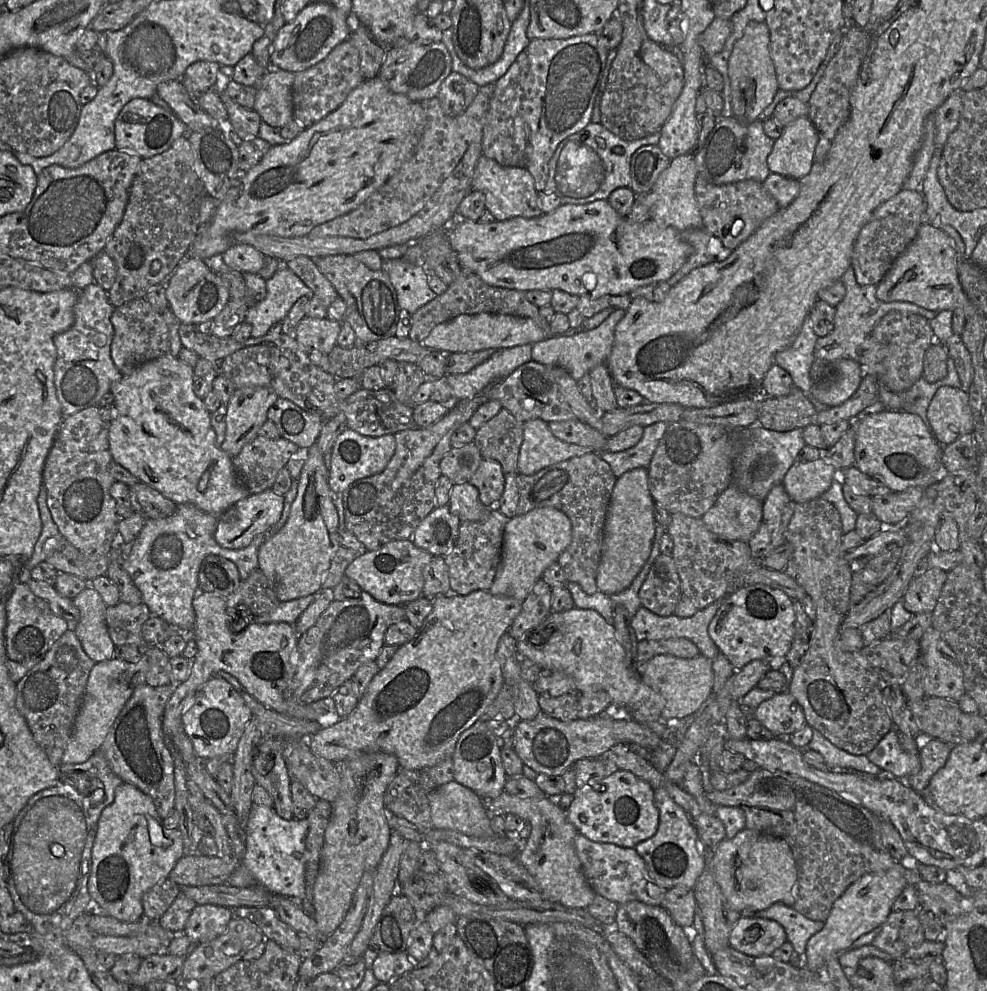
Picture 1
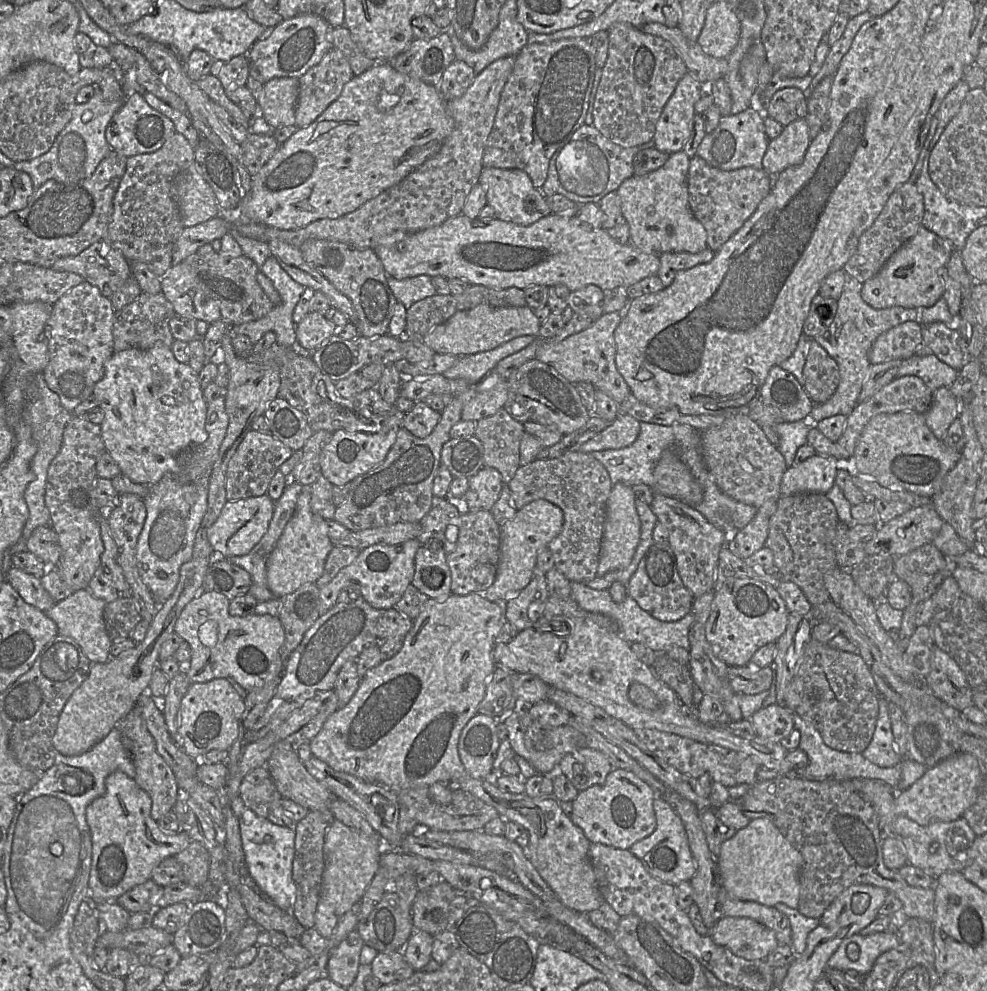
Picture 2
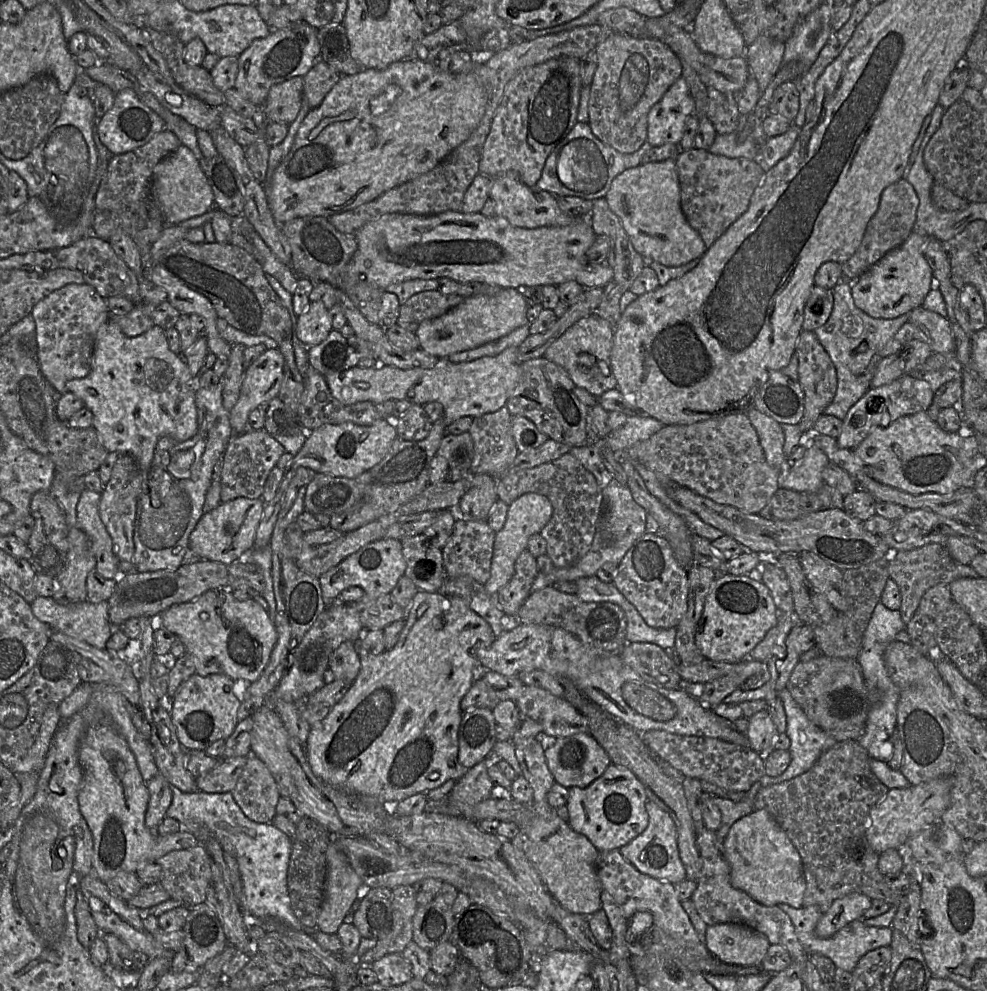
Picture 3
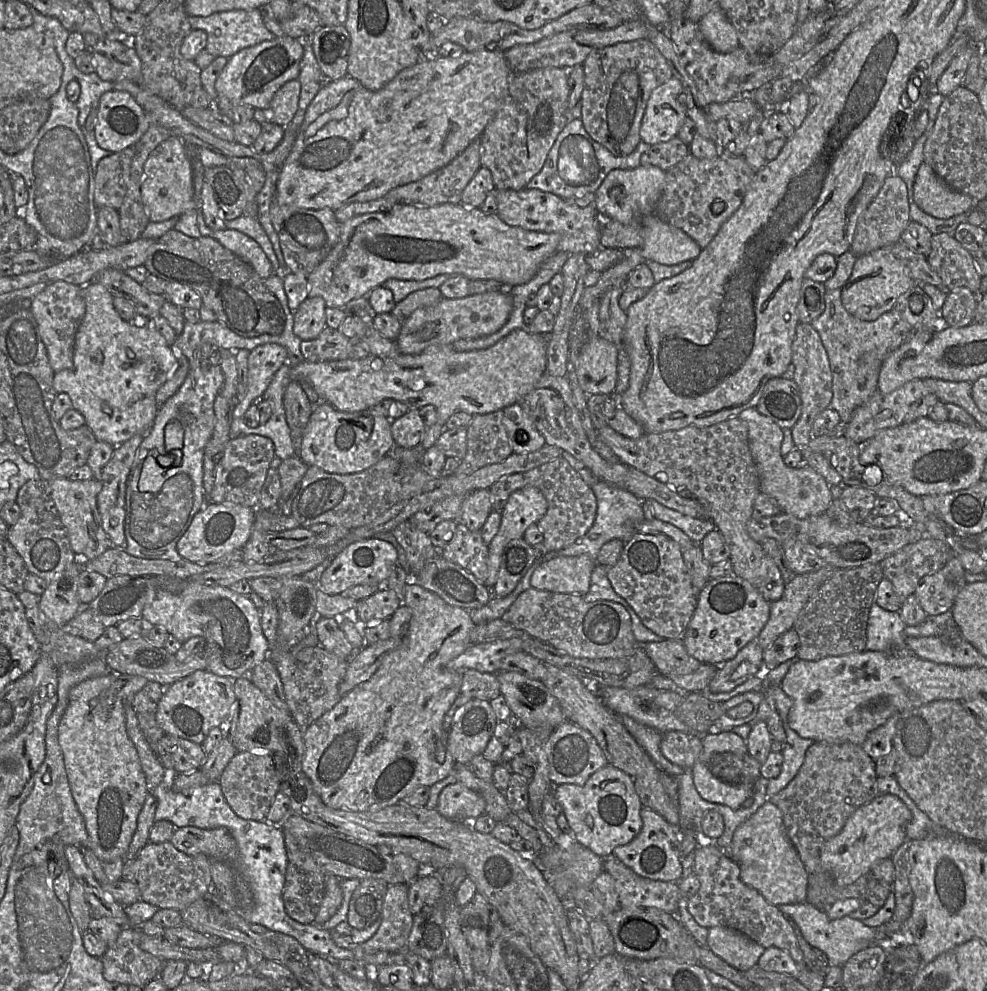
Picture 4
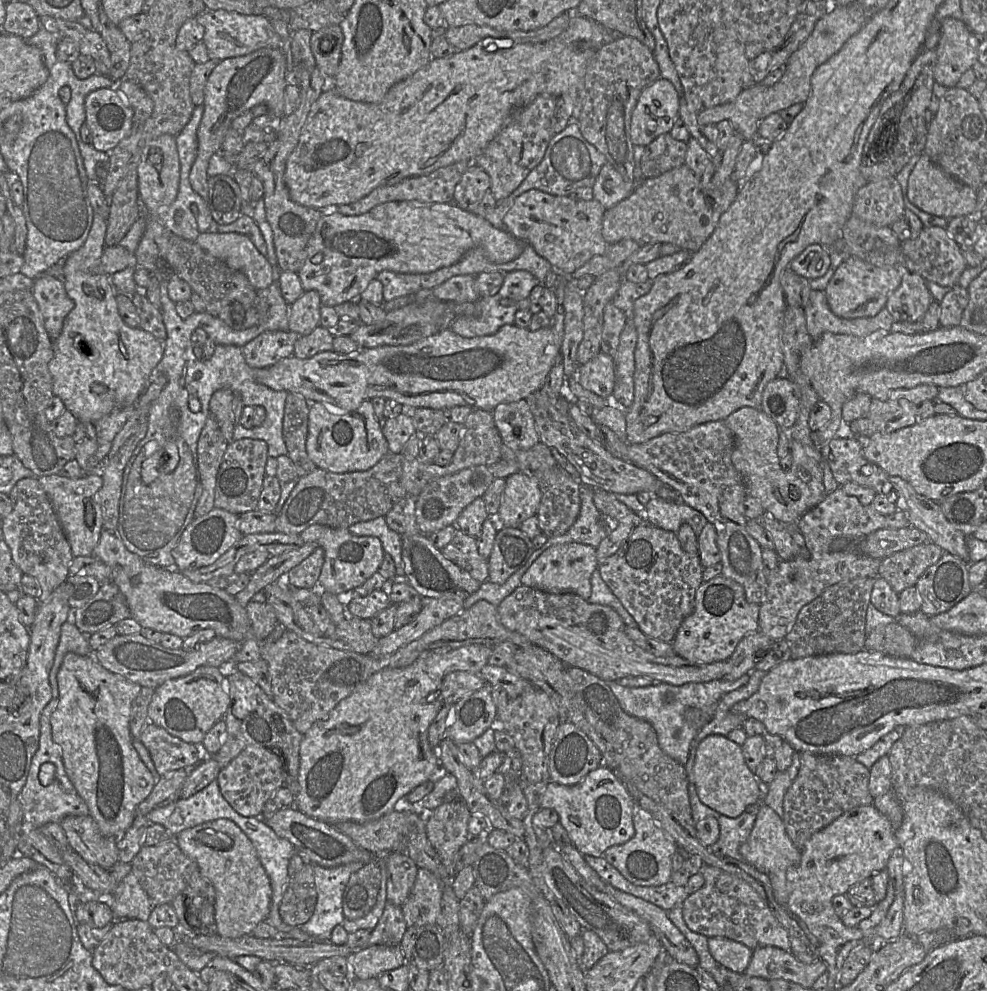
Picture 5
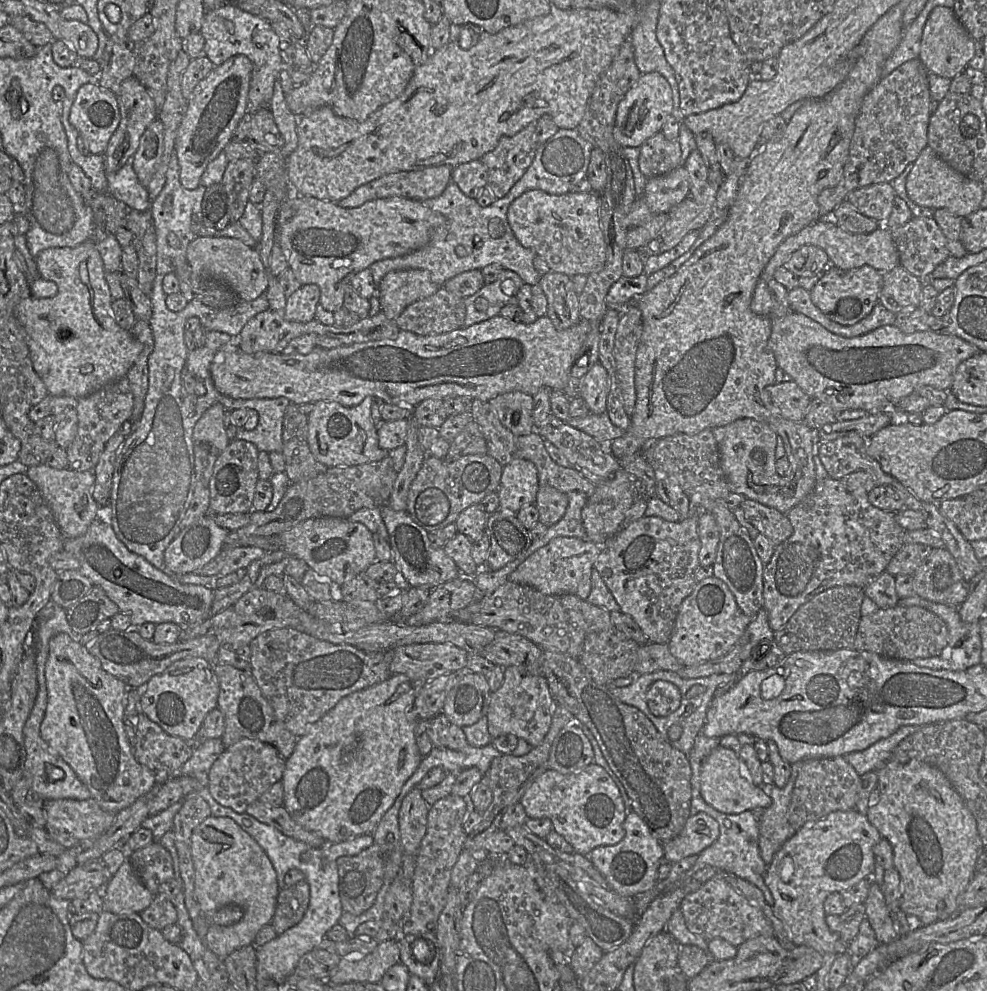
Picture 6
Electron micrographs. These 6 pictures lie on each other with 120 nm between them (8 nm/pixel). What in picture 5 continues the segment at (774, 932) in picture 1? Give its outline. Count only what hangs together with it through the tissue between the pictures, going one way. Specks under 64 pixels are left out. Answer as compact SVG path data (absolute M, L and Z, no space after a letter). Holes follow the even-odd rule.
M725 937L708 938L708 947L715 961L736 973L744 973L753 954L753 949Z

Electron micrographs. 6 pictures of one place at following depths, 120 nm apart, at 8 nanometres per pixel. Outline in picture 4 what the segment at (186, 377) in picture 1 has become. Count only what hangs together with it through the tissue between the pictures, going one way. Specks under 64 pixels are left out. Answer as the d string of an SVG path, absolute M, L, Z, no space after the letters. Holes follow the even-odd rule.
M89 282L81 287L86 311L75 336L72 369L54 373L53 388L56 393L69 395L72 408L85 418L85 425L92 431L97 441L116 447L134 435L149 431L158 413L156 403L158 389L172 376L173 365L178 363L176 352L166 343L157 331L146 326L146 320L135 323L126 322L116 312L114 296L101 284Z

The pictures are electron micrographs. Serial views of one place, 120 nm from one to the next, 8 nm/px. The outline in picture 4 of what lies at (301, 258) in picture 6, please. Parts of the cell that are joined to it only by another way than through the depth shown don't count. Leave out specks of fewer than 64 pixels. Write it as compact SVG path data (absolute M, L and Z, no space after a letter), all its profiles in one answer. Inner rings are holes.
M462 203L437 206L395 204L389 210L357 215L340 224L336 245L317 268L307 276L308 297L321 297L328 308L342 308L351 301L382 286L388 279L425 280L441 274L463 275L470 280L493 279L503 286L525 284L540 265L555 252L561 239L558 233L535 232L506 224L497 213L486 214L480 208Z

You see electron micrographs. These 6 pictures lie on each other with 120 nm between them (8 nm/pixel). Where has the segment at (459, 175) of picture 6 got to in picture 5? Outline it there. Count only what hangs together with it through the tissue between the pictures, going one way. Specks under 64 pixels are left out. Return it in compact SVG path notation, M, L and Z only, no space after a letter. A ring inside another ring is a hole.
M471 164L455 187L453 202L464 209L479 205L489 188L490 176L476 164Z

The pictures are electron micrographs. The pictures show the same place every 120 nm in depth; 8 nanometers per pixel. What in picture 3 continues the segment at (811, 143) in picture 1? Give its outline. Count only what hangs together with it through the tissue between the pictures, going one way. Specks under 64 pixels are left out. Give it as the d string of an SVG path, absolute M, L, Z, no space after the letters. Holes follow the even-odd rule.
M792 124L790 129L784 134L766 140L756 158L756 162L760 164L763 170L769 170L790 153L799 136L800 130L801 127Z

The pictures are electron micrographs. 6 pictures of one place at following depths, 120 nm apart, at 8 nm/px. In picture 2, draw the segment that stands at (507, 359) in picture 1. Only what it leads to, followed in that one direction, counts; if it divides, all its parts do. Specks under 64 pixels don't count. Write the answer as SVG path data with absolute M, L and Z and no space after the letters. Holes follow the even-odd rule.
M524 335L514 338L492 350L460 357L458 362L443 375L448 379L462 379L471 385L476 385L485 378L496 365L535 340L535 336Z

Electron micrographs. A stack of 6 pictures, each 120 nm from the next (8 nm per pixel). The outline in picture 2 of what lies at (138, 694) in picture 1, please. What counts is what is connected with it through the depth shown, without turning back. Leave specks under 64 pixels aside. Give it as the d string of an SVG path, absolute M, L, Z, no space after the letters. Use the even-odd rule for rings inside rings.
M136 705L117 724L122 742L130 755L135 767L136 783L146 791L152 800L151 816L157 822L162 819L173 807L178 797L178 783L175 775L164 758L157 751L156 743L143 719L140 706Z

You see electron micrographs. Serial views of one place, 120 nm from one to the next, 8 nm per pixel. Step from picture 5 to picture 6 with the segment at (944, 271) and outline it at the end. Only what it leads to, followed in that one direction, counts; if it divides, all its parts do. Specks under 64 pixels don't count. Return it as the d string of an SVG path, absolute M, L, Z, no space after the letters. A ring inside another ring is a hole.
M913 217L903 226L890 230L900 264L920 280L949 256L948 239L934 218Z

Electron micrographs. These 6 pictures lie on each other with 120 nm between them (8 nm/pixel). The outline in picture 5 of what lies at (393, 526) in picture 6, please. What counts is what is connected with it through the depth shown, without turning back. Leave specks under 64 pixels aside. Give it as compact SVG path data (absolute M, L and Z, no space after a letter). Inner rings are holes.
M420 532L412 536L401 536L401 543L406 580L422 598L466 599L479 589L481 583L450 561L433 545L427 534Z

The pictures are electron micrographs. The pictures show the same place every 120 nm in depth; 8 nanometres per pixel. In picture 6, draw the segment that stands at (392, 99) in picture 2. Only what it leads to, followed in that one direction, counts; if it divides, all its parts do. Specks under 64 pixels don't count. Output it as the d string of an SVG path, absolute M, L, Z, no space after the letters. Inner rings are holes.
M635 6L625 12L617 12L608 8L569 8L553 10L546 16L526 20L496 34L475 32L478 35L477 42L469 49L462 49L458 43L450 41L444 47L431 52L426 63L416 68L405 90L397 98L385 104L364 121L339 116L329 106L321 106L308 114L299 116L298 145L286 159L290 187L294 194L337 203L349 196L359 186L388 174L438 165L455 167L472 160L480 160L482 156L496 148L501 137L515 135L531 122L537 122L544 115L549 115L559 129L577 129L600 77L618 54L621 45L627 39L631 39L631 33L636 25L637 10Z

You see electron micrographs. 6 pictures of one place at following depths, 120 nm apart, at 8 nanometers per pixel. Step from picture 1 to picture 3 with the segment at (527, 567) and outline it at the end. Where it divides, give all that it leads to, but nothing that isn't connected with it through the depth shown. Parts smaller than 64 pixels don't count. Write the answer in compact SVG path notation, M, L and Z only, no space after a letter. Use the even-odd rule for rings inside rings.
M537 493L524 494L509 505L506 522L496 533L494 540L490 577L484 585L488 594L497 594L509 583L515 572L515 562L527 549L529 538L534 534L541 534L541 530L550 521L552 514L553 508L549 499Z

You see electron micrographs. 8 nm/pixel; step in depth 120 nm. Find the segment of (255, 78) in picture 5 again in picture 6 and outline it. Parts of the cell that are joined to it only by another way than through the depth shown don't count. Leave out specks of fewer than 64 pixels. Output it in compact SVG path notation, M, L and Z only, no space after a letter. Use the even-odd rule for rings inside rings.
M235 55L218 66L202 79L189 98L187 111L177 130L174 150L180 167L182 186L194 190L208 166L232 139L237 124L248 111L248 93L253 64L245 55Z

